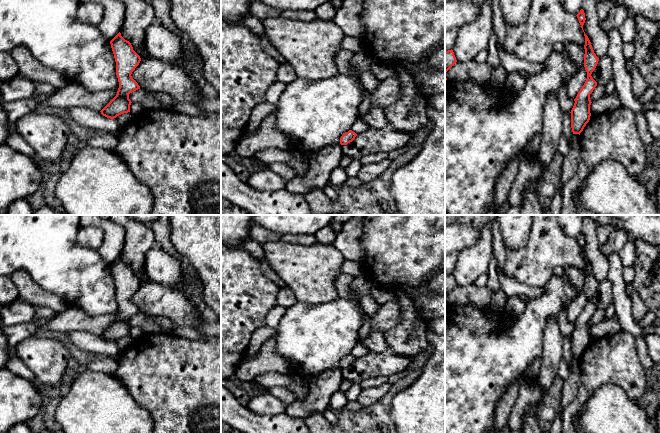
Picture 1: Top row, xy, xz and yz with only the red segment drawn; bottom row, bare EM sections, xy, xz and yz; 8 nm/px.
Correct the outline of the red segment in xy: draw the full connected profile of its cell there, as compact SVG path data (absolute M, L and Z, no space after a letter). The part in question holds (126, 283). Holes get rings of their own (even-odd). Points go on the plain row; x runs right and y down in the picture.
M120 256L110 265L110 268L116 286L119 312L116 320L100 336L103 340L114 343L121 338L130 336L132 326L129 318L140 313L131 298L139 289L141 282Z

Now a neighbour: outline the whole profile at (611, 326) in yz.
M614 315L608 320L602 320L601 322L593 325L590 329L591 338L603 338L611 336L622 330L618 317Z

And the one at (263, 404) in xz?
M268 393L265 394L254 394L248 402L246 407L253 413L259 415L275 415L285 413L287 405Z

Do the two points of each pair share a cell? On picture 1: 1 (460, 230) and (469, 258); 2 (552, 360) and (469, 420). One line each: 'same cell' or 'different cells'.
1: different cells
2: different cells

